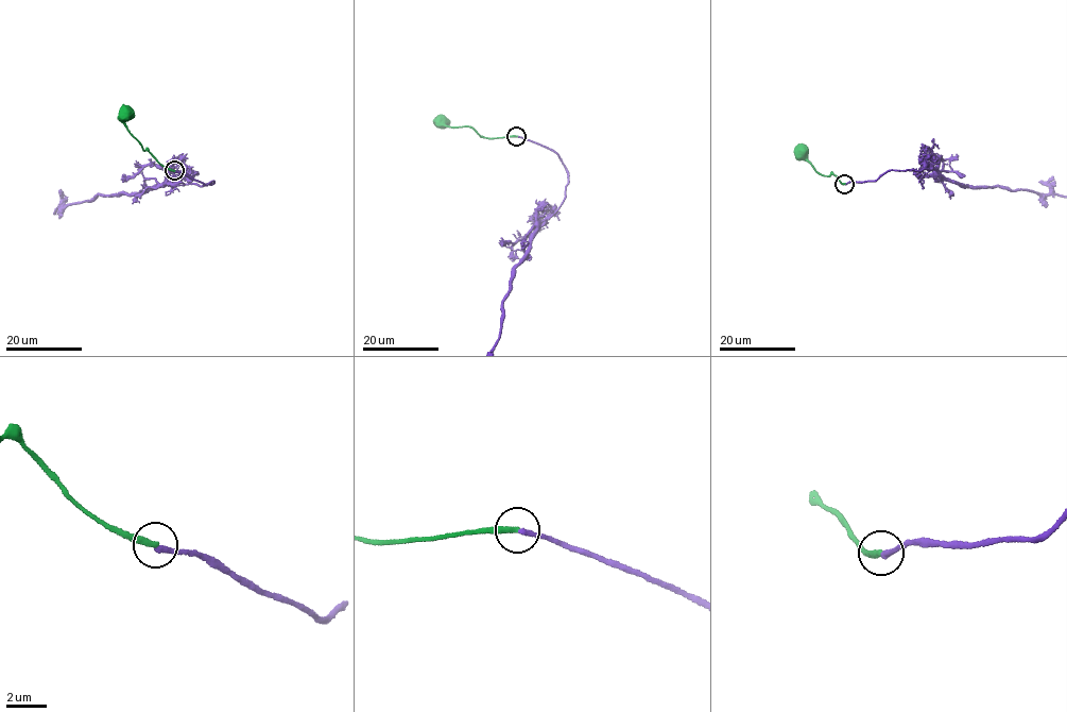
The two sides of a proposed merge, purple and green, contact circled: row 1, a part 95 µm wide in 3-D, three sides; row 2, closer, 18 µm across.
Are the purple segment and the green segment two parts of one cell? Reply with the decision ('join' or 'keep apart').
keep apart

